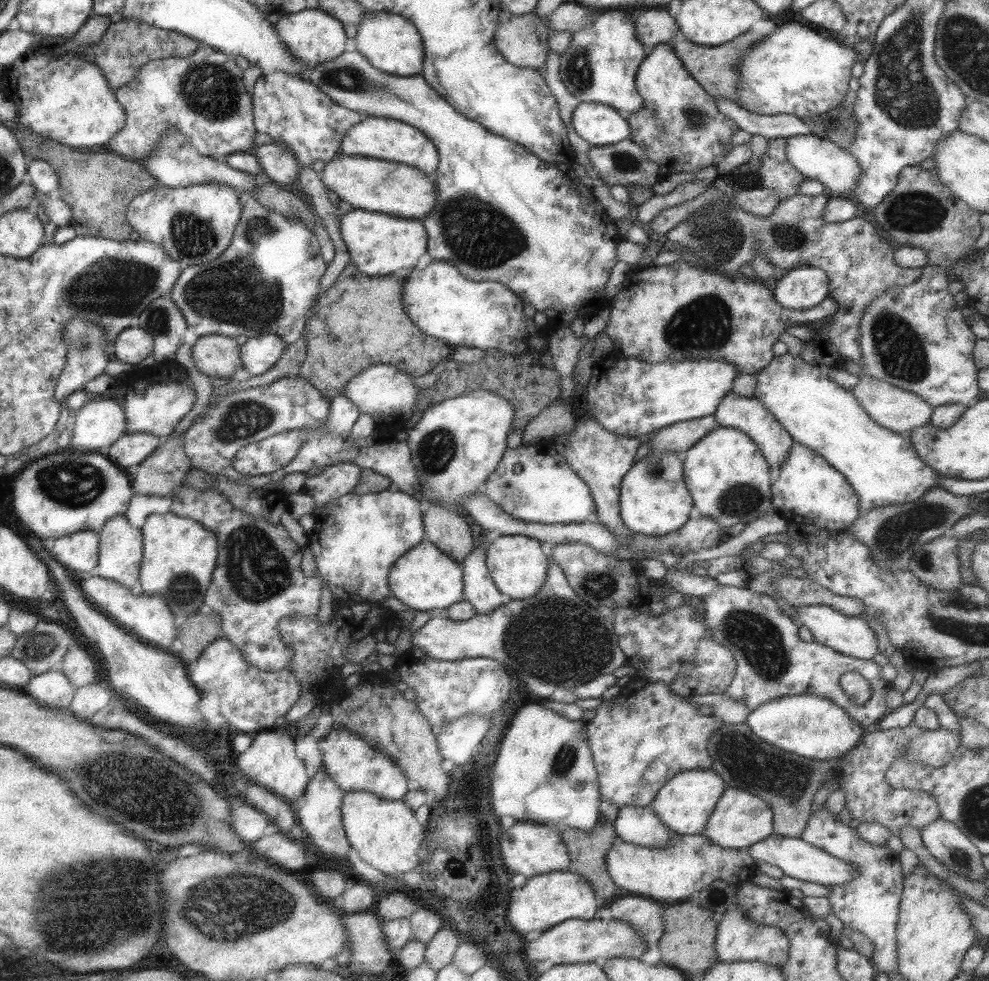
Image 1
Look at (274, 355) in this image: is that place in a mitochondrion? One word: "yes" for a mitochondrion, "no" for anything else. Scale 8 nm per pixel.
no

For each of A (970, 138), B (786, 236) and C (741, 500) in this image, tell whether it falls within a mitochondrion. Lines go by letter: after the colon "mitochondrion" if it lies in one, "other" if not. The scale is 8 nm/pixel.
A: other
B: mitochondrion
C: mitochondrion

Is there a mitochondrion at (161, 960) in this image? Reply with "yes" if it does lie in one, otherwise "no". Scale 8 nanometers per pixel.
no

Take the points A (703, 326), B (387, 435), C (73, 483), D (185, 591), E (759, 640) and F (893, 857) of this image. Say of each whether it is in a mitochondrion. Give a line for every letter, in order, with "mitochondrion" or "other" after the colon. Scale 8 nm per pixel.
A: mitochondrion
B: other
C: mitochondrion
D: mitochondrion
E: mitochondrion
F: other

